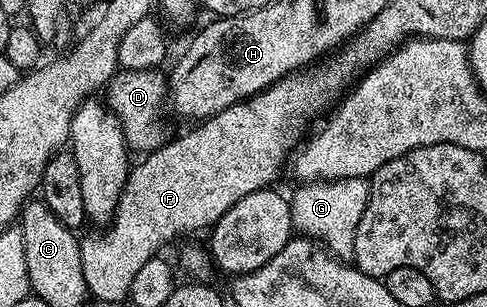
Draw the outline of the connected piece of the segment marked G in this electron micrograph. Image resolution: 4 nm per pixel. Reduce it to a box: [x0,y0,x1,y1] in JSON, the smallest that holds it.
[289,176,370,257]

